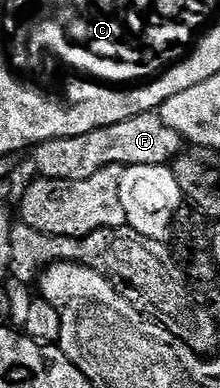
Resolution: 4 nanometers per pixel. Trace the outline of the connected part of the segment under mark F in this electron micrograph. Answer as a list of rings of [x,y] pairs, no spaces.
[[[146,113],[127,121],[119,121],[115,125],[107,125],[103,129],[95,129],[91,133],[83,133],[79,137],[59,137],[43,141],[32,148],[31,156],[33,155],[33,163],[37,166],[36,174],[42,179],[83,181],[87,177],[95,177],[95,173],[111,165],[123,168],[135,165],[169,165],[182,150],[181,135],[175,133],[175,129],[167,129],[160,114]]]

